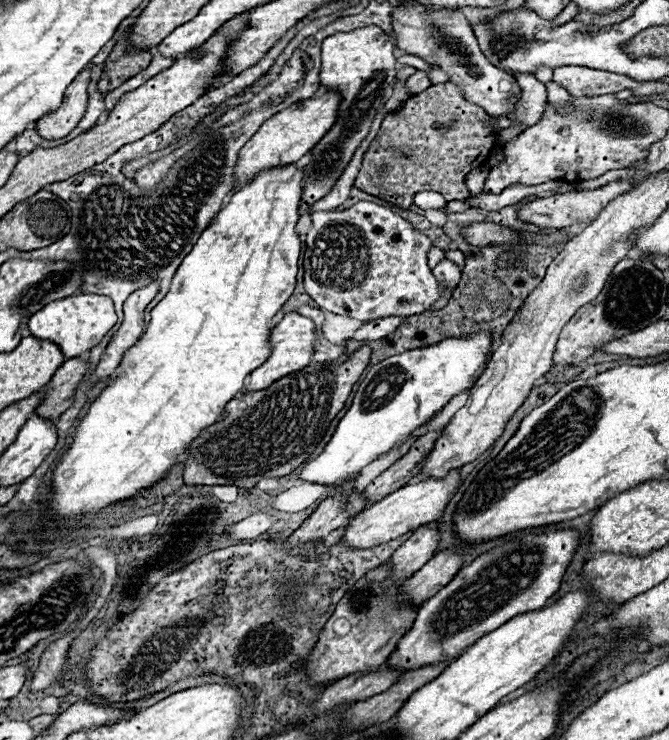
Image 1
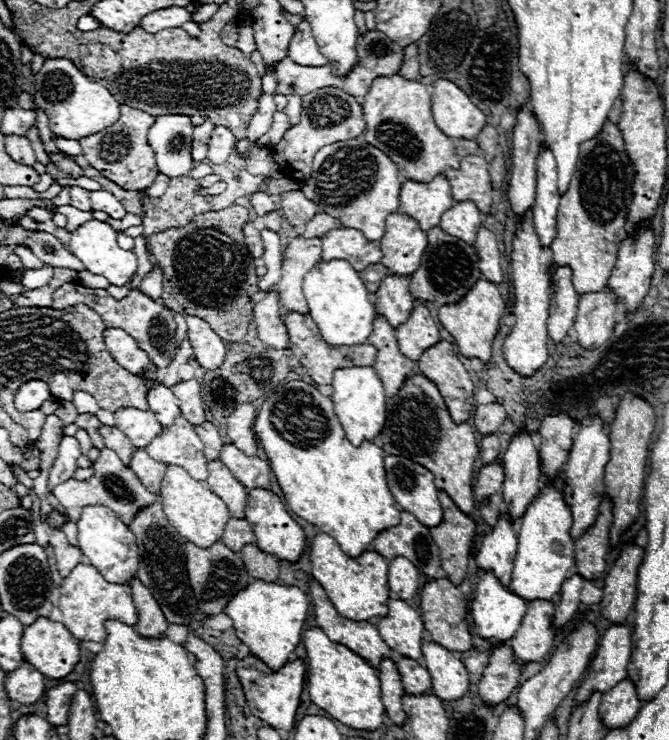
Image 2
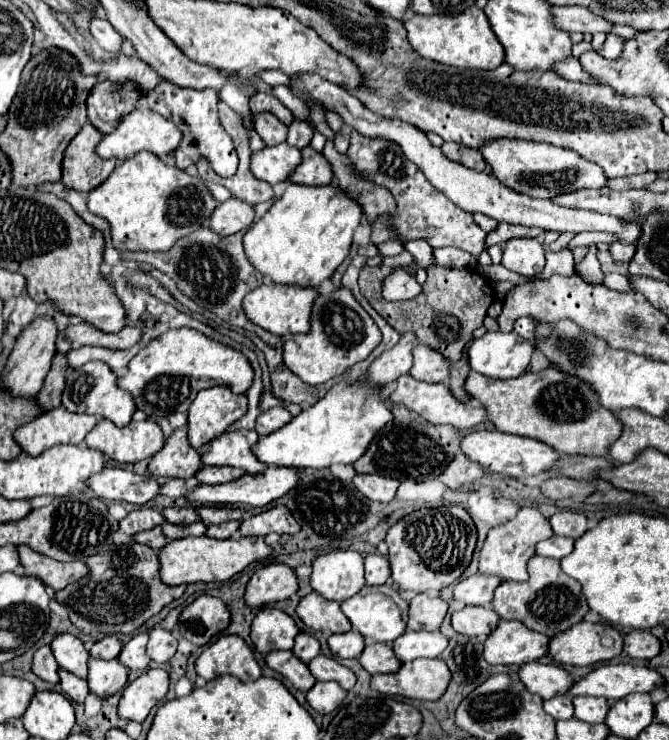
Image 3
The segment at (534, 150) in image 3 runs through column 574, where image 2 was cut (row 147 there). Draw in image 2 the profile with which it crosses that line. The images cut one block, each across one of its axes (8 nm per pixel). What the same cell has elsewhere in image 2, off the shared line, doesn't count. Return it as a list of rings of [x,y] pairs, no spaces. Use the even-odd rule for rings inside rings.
[[[182,114],[156,116],[156,122],[148,132],[148,144],[156,152],[160,174],[178,178],[186,176],[194,168],[194,160],[190,156],[192,130],[194,124],[188,116]]]

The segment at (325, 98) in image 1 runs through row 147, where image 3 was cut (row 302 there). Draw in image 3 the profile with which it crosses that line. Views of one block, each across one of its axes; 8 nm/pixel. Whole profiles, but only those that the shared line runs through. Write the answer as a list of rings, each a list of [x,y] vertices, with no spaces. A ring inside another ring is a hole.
[[[262,284],[260,288],[252,290],[244,298],[244,310],[246,316],[262,326],[264,330],[270,330],[278,336],[288,336],[288,334],[300,334],[310,330],[310,312],[312,304],[318,296],[316,288],[302,288],[302,286],[284,286],[284,284]]]

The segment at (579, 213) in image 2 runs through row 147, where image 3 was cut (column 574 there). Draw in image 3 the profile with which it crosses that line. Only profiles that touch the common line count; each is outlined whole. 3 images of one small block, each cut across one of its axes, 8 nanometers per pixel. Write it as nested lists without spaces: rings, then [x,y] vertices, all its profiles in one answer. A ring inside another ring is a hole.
[[[532,556],[528,560],[528,574],[530,574],[530,580],[524,584],[502,582],[496,588],[494,598],[492,598],[492,608],[500,618],[520,620],[530,630],[552,638],[558,632],[564,632],[568,626],[574,626],[576,622],[580,622],[584,618],[584,614],[590,610],[586,604],[586,598],[580,590],[580,584],[576,580],[568,578],[560,570],[560,564],[556,560],[544,558],[544,556]]]

